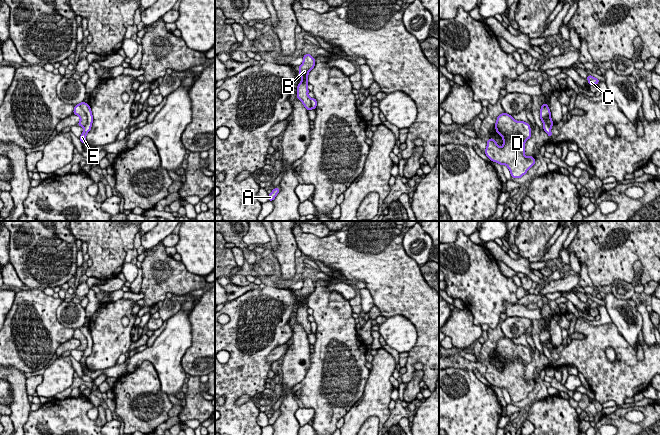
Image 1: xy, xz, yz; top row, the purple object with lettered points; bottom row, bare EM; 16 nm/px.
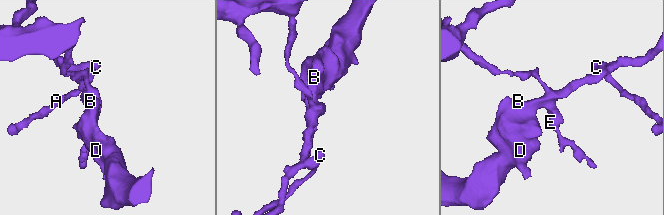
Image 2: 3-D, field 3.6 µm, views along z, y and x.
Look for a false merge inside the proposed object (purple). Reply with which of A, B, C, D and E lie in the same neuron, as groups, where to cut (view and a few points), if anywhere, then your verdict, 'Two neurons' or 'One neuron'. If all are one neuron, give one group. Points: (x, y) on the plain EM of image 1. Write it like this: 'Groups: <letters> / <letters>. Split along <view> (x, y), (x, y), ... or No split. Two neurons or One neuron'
Groups: A B C D / E. Split along xy (78, 328), (86, 339), (86, 348), (84, 350). Two neurons

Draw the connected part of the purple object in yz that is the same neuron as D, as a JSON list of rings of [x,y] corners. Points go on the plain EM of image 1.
[[[504,336],[497,341],[495,352],[503,362],[503,370],[499,371],[497,366],[490,362],[484,377],[491,385],[505,388],[513,402],[522,402],[535,388],[535,382],[524,379],[525,365],[531,362],[530,349],[524,345],[516,345]]]

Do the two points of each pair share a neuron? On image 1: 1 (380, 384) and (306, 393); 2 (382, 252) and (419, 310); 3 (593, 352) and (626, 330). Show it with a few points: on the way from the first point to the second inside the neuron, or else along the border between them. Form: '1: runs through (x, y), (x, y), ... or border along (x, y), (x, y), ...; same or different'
1: border along (370, 370), (364, 392), (352, 406); different
2: runs through (384, 266), (392, 278), (410, 296); same
3: border along (612, 322), (635, 351); different

